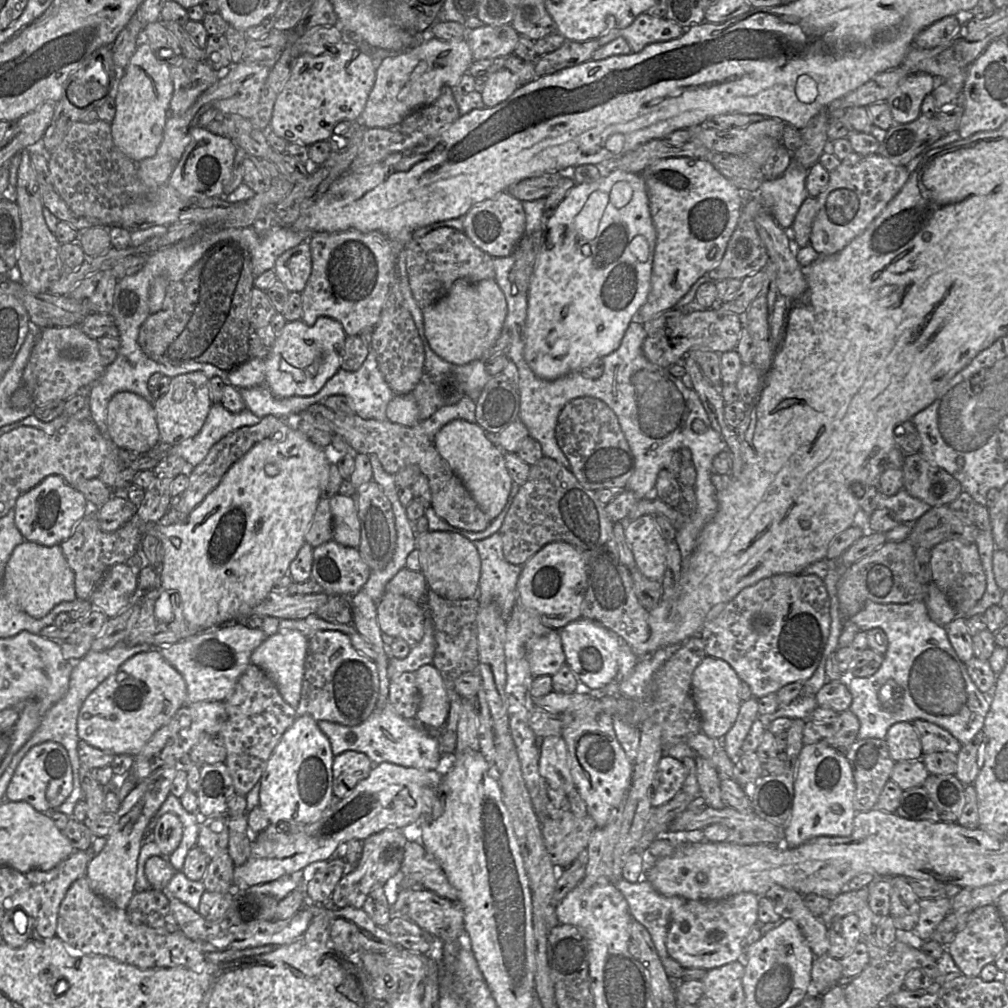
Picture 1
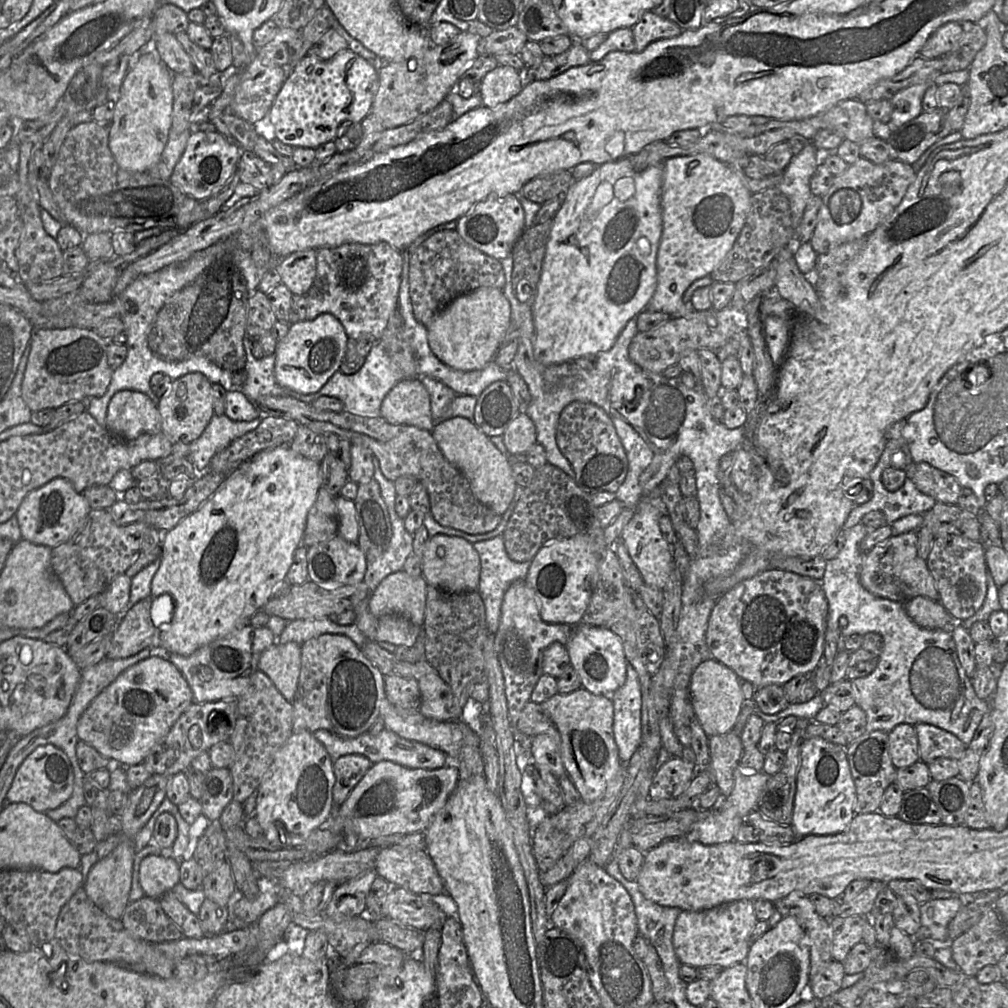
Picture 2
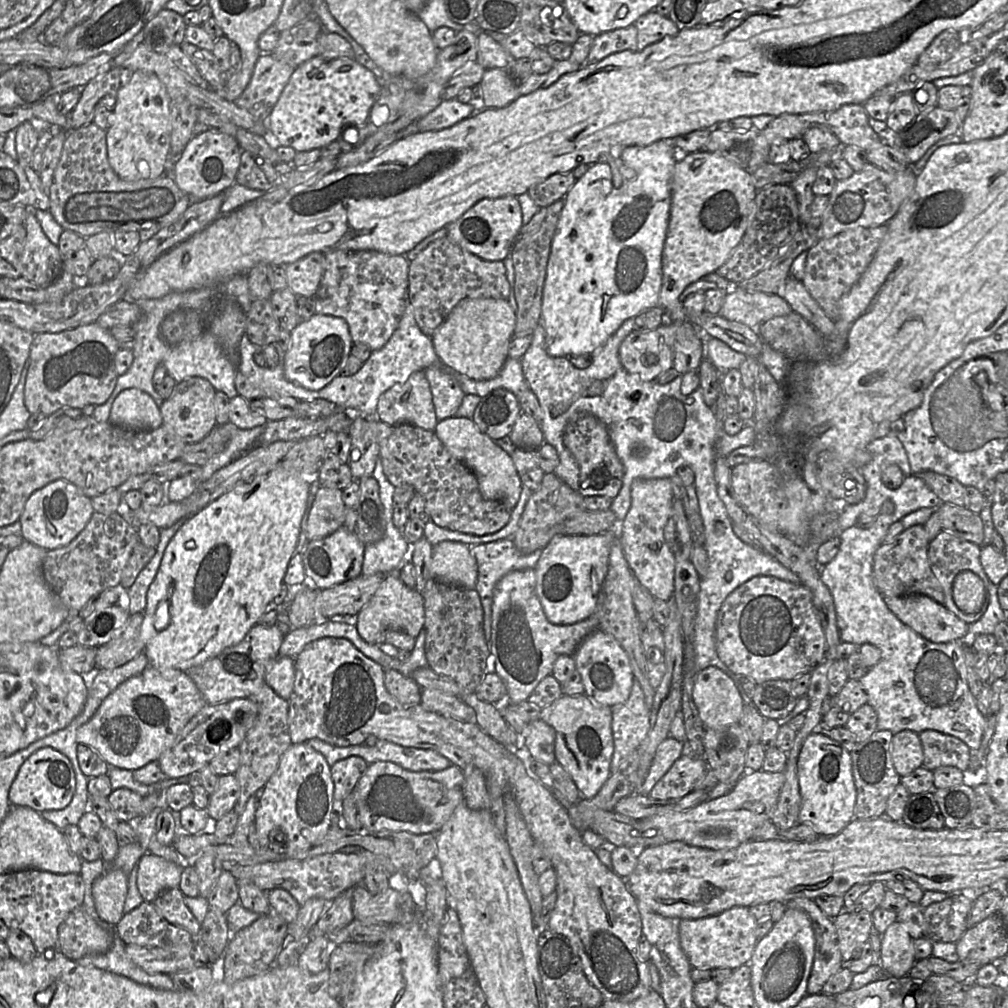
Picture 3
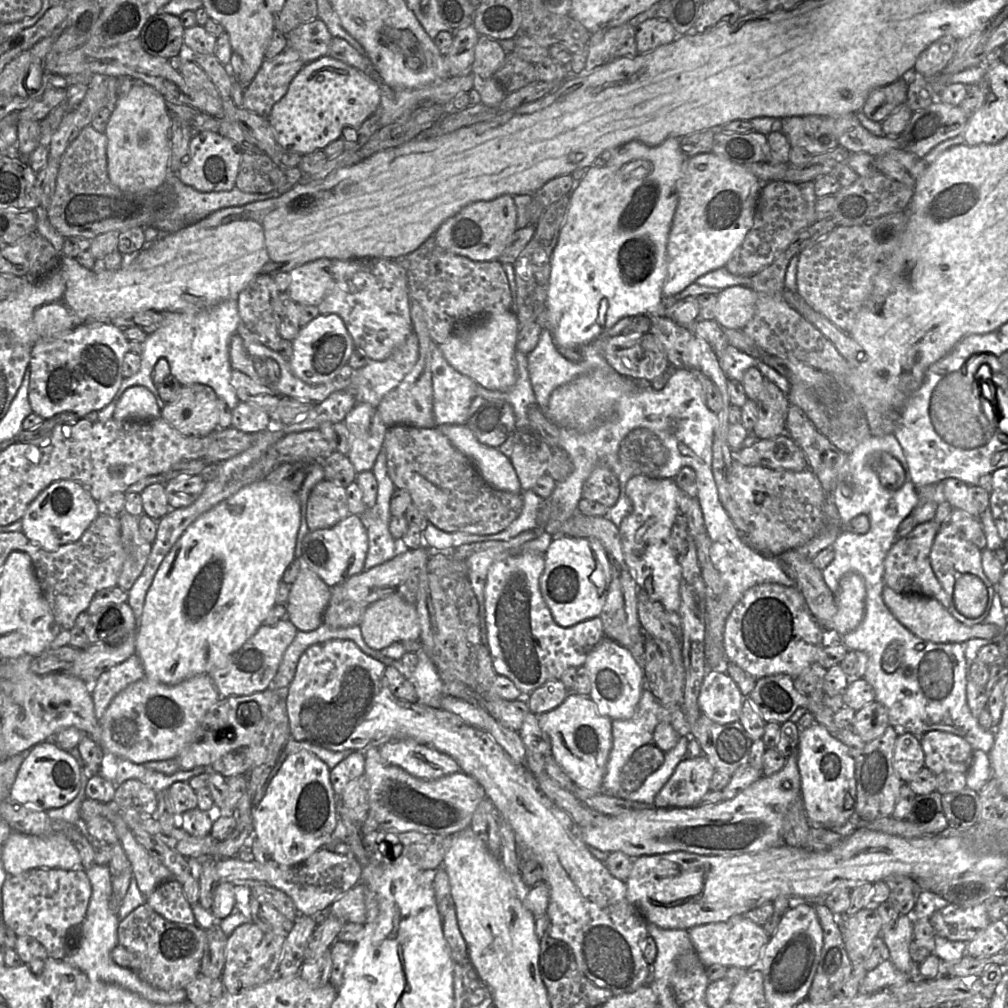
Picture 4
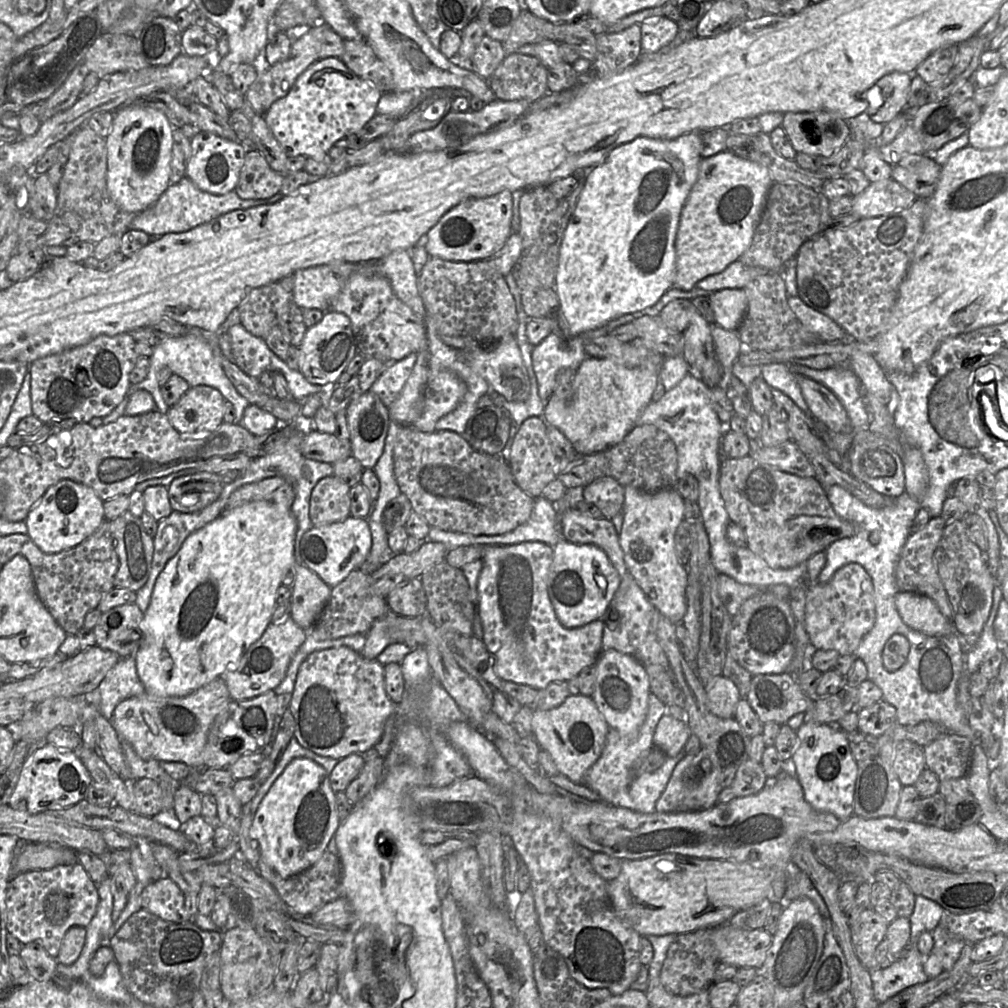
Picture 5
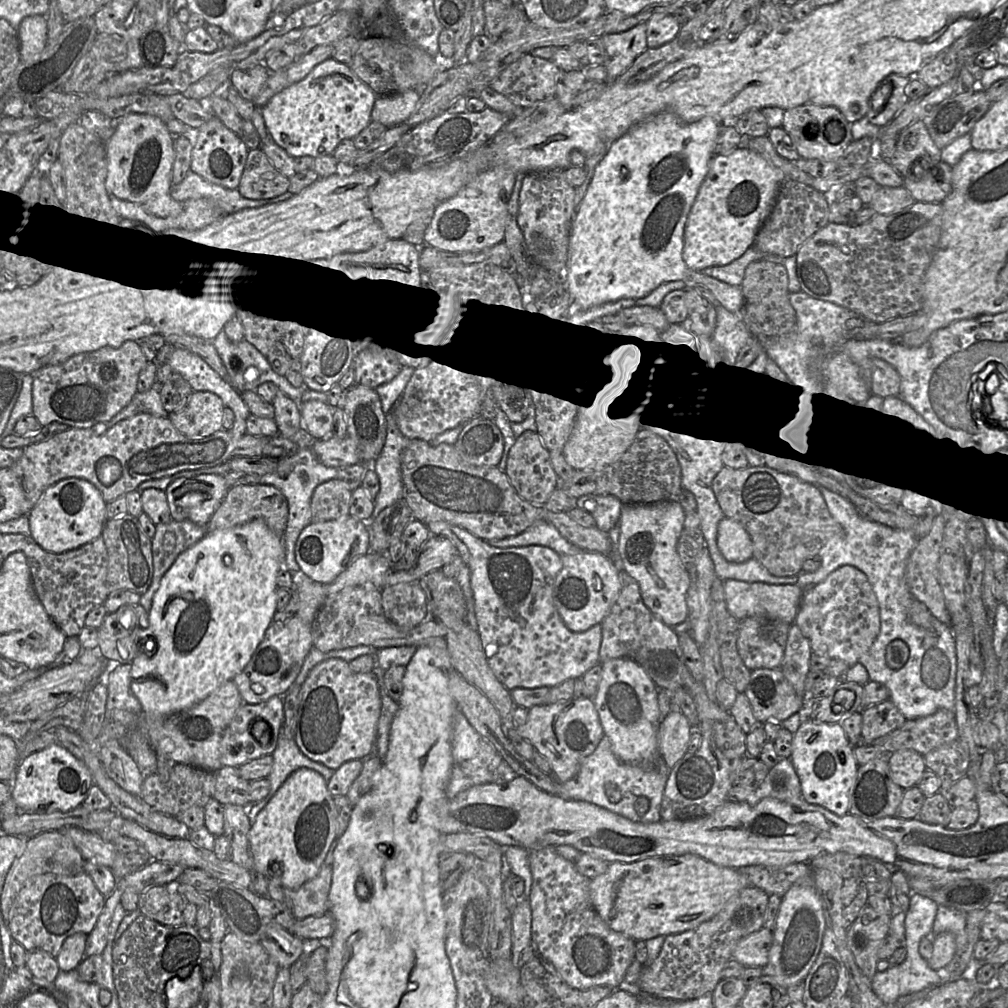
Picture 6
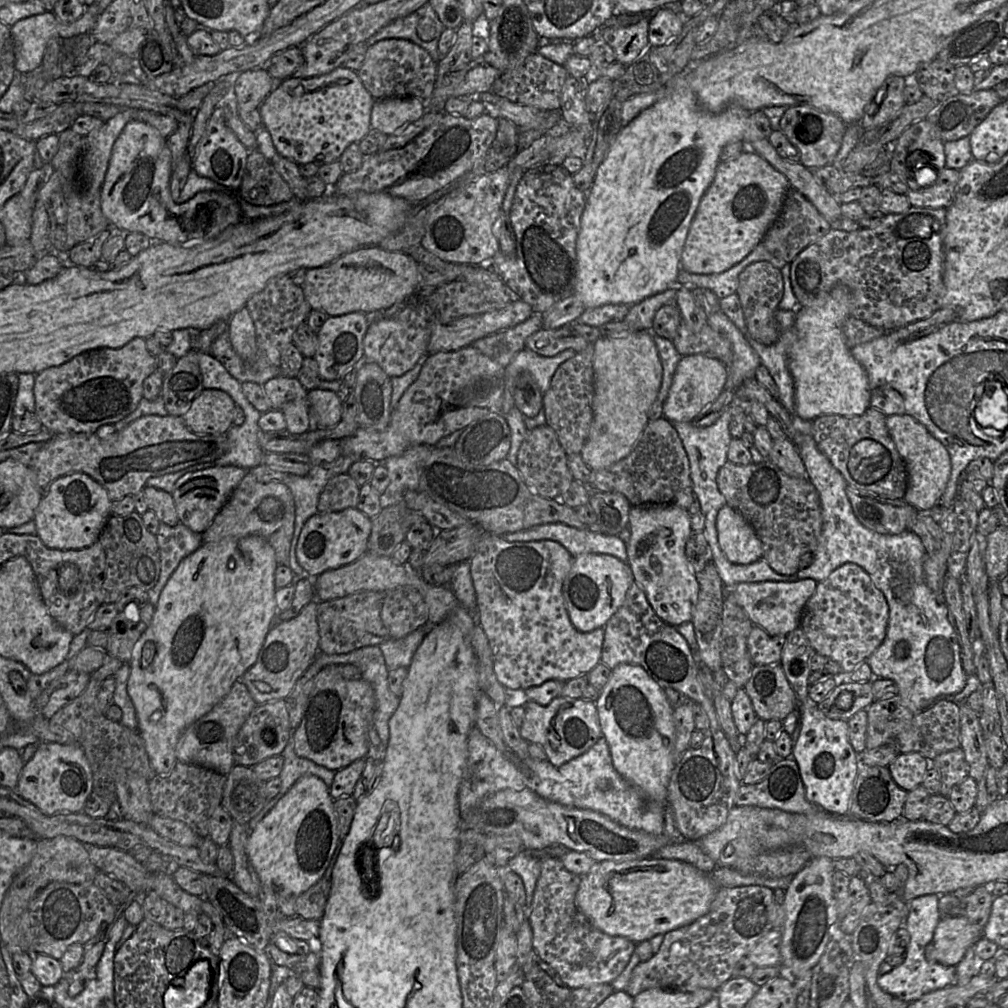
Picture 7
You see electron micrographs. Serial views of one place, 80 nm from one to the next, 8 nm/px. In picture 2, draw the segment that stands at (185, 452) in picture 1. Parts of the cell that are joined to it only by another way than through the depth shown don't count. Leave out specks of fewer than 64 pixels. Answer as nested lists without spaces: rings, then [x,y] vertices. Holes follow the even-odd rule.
[[[214,414],[199,438],[189,443],[187,457],[198,474],[208,472],[212,457],[232,441],[256,429],[263,416],[253,421],[234,421],[224,415]]]

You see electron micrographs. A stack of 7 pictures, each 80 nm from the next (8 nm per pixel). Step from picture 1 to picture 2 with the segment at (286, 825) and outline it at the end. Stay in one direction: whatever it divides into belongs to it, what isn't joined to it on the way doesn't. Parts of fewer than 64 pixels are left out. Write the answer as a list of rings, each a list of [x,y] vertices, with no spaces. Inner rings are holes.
[[[392,761],[372,764],[364,777],[340,805],[341,819],[350,819],[360,839],[374,839],[388,834],[425,832],[444,808],[459,781],[455,766],[434,770],[407,768]]]

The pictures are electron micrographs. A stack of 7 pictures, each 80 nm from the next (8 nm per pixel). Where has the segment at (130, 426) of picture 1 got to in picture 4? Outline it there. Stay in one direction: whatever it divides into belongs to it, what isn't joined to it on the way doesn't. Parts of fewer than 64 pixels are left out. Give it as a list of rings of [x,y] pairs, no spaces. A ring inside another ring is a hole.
[[[134,386],[122,394],[112,419],[146,421],[161,416],[160,411],[153,394],[147,388]]]

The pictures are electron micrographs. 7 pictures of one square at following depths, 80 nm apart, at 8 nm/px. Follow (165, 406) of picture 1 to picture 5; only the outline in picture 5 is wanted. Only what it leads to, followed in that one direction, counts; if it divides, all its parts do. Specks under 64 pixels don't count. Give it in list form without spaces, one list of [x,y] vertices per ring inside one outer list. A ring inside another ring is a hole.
[[[190,387],[166,413],[170,424],[187,438],[214,432],[222,423],[226,400],[213,387]]]

